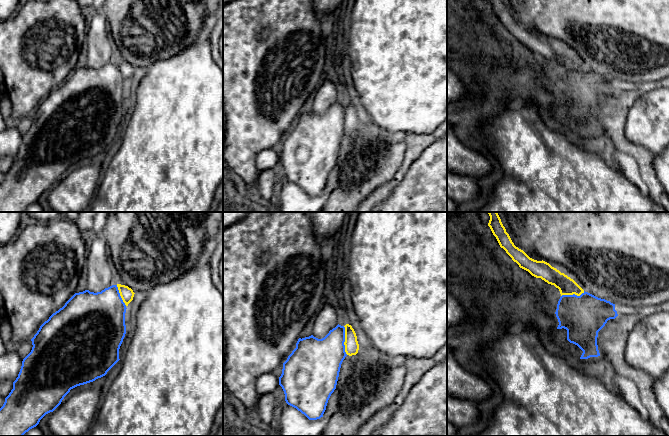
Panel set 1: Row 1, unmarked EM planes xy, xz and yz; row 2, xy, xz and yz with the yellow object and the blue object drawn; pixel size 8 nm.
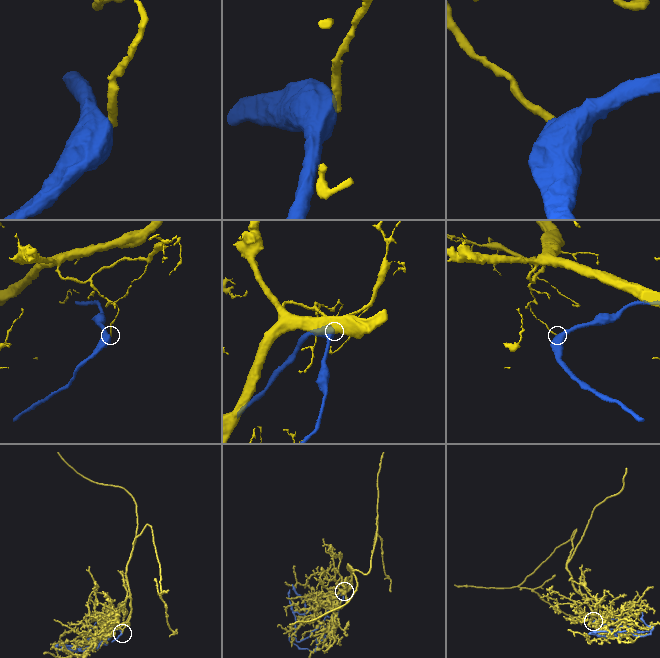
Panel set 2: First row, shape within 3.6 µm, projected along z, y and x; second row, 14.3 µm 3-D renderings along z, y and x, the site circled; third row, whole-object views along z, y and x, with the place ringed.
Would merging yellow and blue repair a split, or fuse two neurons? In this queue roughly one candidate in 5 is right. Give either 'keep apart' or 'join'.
keep apart

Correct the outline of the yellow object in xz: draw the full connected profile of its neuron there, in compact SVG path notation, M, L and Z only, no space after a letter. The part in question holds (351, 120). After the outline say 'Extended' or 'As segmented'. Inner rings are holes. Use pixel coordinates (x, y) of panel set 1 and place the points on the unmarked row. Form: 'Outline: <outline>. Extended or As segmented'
Outline: M346 100L345 102L345 128L347 131L356 131L359 126L359 120L357 117L357 112L351 101Z. As segmented

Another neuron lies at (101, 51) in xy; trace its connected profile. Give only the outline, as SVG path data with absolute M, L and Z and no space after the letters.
M98 12L87 27L86 42L87 66L90 68L101 68L115 61L116 53L108 30L107 18L102 12Z

